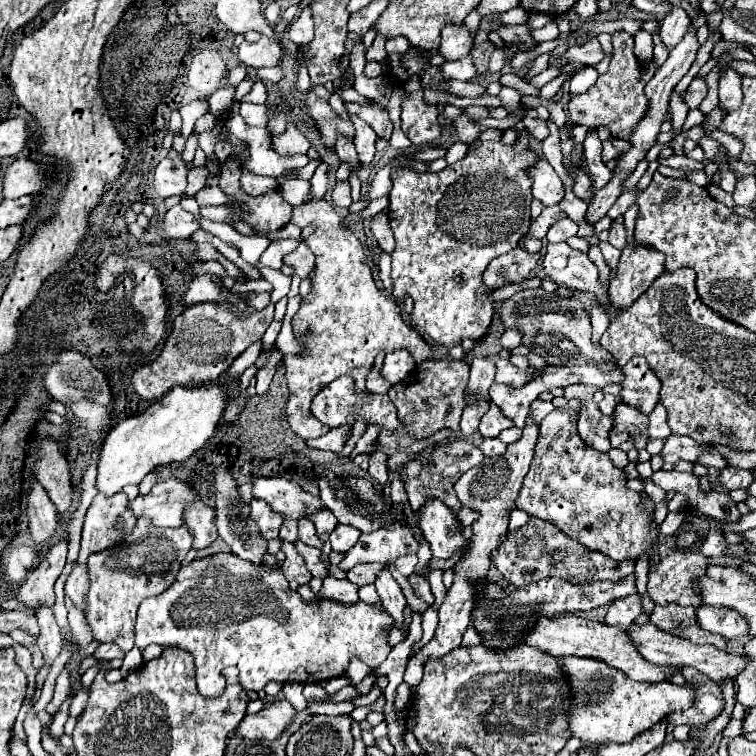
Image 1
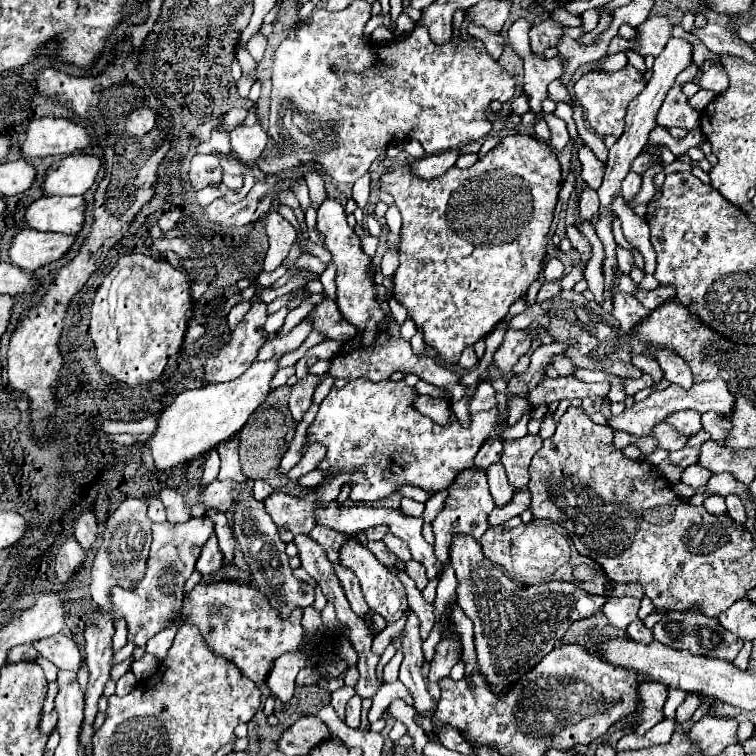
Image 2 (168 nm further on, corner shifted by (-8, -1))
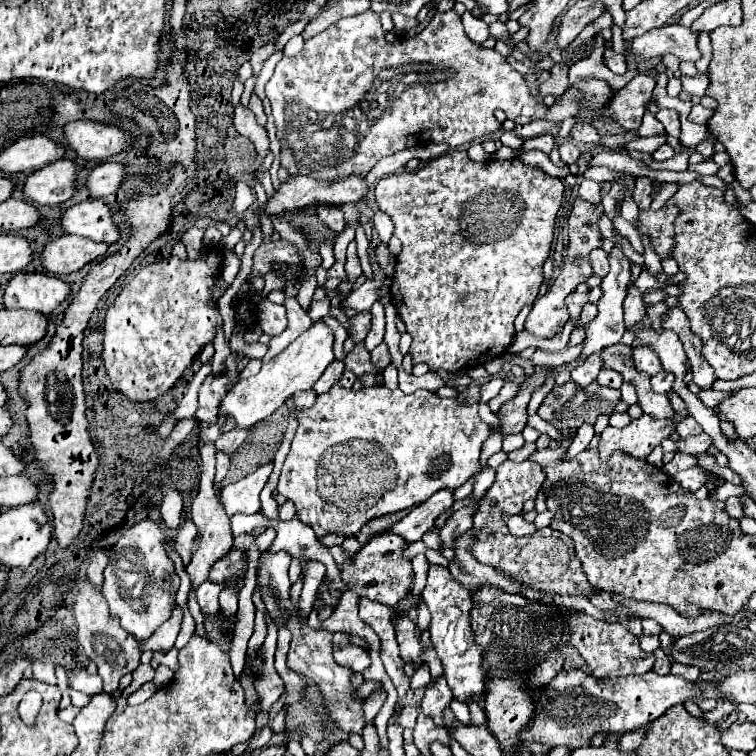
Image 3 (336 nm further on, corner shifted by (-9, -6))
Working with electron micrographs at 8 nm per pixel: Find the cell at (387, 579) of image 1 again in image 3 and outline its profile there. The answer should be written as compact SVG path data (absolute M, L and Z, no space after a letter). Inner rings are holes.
M418 715L418 723L416 723L416 729L414 729L414 743L416 743L416 747L420 749L420 753L430 755L428 745L434 743L434 741L440 741L440 743L448 745L450 743L448 731L446 729L438 729L434 725L434 721L430 721L430 717Z

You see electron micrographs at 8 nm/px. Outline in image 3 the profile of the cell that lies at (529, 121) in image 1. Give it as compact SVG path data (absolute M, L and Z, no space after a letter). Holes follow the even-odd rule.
M564 141L558 151L560 151L560 157L562 157L562 161L566 165L572 165L572 163L576 163L580 159L580 149L576 145L572 145L570 141Z

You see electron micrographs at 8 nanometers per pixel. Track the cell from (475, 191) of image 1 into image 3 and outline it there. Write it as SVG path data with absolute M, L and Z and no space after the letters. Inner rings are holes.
M450 151L438 159L432 159L418 171L404 171L404 173L394 173L376 185L376 203L380 211L384 211L392 223L394 223L394 235L402 241L402 253L396 259L396 275L390 285L392 293L392 305L398 309L400 319L406 323L408 333L412 335L412 363L426 363L430 365L432 371L446 369L446 371L460 371L460 369L470 369L476 365L482 365L494 357L500 357L514 341L516 329L514 329L514 319L518 317L520 309L524 305L534 305L538 299L540 283L544 279L542 273L542 263L548 259L550 249L552 249L552 233L554 233L554 219L560 209L564 195L564 185L558 177L546 175L542 169L524 165L518 159L510 161L482 161L476 163L468 157L466 151Z

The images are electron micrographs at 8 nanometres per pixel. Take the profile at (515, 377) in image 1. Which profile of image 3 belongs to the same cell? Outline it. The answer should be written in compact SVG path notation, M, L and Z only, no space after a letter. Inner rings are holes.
M568 381L564 387L554 387L548 397L544 399L544 403L538 409L538 415L542 419L546 419L548 423L552 423L560 433L568 435L570 431L578 429L582 423L594 425L598 415L614 415L616 405L620 403L620 391L618 389L610 389L610 387L602 387L596 381L592 381L588 387L580 387L572 381Z

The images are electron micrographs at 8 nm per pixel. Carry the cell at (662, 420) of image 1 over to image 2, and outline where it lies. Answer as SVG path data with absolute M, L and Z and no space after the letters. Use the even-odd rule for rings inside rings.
M679 410L679 412L671 412L671 414L665 418L665 422L671 424L679 434L689 436L689 434L701 430L699 418L701 418L699 412L693 412L693 410Z

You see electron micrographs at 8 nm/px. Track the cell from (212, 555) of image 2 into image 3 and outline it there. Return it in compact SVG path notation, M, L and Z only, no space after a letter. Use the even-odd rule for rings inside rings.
M204 581L198 591L196 591L196 601L204 613L204 617L214 617L218 613L218 595L222 589L218 589L218 585Z

